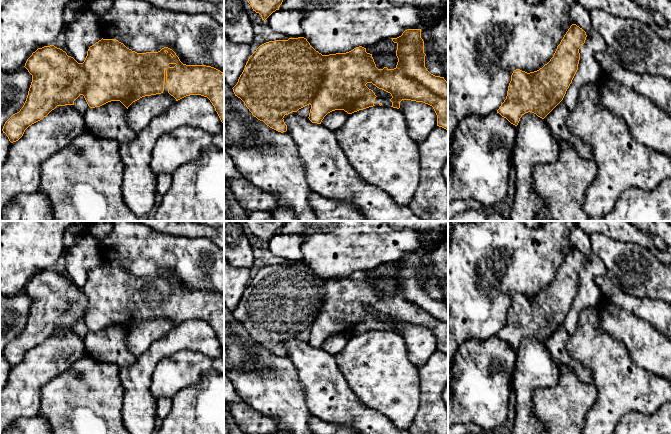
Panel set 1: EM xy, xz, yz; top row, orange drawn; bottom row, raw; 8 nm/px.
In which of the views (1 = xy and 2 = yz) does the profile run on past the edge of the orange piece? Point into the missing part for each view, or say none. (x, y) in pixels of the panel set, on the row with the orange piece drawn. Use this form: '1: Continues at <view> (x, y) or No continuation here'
1: Continues at xy (165, 91)
2: No continuation here

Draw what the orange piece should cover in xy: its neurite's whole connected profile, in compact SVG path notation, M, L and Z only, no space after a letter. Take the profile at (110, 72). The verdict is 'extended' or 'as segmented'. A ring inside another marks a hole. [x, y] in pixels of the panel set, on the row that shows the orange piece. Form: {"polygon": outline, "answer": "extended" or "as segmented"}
{"polygon": "M101 39L90 46L83 63L78 63L65 51L54 45L38 48L27 59L25 66L32 75L32 82L23 107L13 114L4 124L3 133L11 143L18 141L32 124L46 117L57 106L74 105L74 101L83 95L90 108L100 107L111 101L120 101L127 109L135 101L145 96L170 94L176 101L190 95L207 97L224 124L224 75L220 70L206 65L183 64L176 53L164 47L158 52L137 53L116 39Z", "answer": "extended"}

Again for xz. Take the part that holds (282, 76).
{"polygon": "M407 29L401 36L391 38L397 44L397 65L394 69L378 69L372 54L366 48L359 46L346 53L322 55L316 51L304 37L289 38L288 40L269 41L260 45L249 57L237 84L232 88L235 96L240 98L249 111L258 120L263 121L270 128L278 132L286 132L287 125L284 116L311 105L309 120L321 124L324 117L335 110L344 110L352 114L373 106L400 108L402 100L423 102L433 107L437 115L437 126L448 130L448 82L444 77L431 74L425 67L424 41L421 29ZM372 83L377 88L391 94L390 100L377 97L366 84Z", "answer": "extended"}

